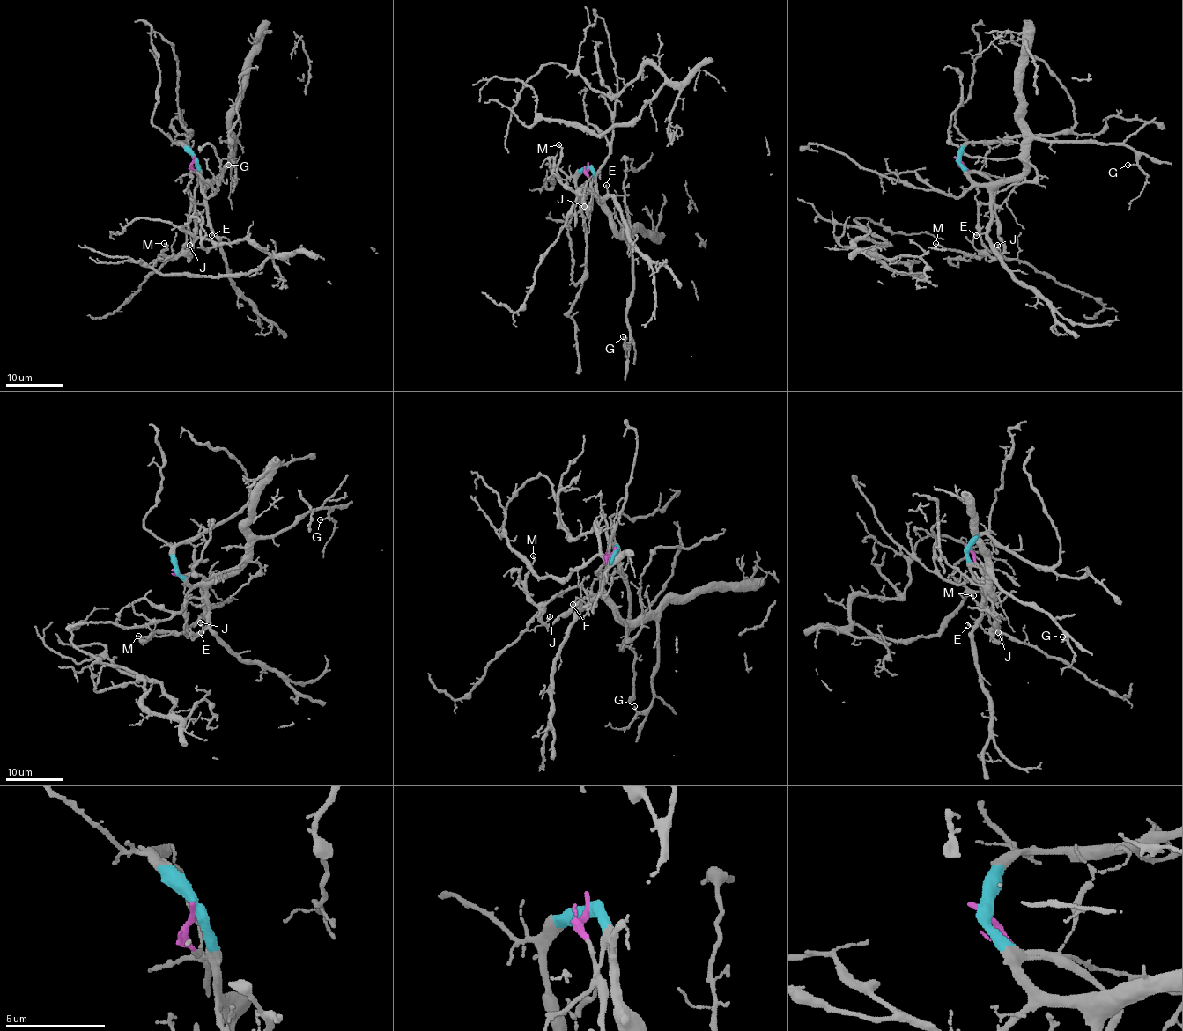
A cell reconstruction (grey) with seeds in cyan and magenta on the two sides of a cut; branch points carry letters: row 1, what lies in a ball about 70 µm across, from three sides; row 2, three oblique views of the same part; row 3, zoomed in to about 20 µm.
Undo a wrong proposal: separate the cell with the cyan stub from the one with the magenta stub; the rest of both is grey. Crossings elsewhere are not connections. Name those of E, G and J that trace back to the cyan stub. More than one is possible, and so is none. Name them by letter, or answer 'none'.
E, G

